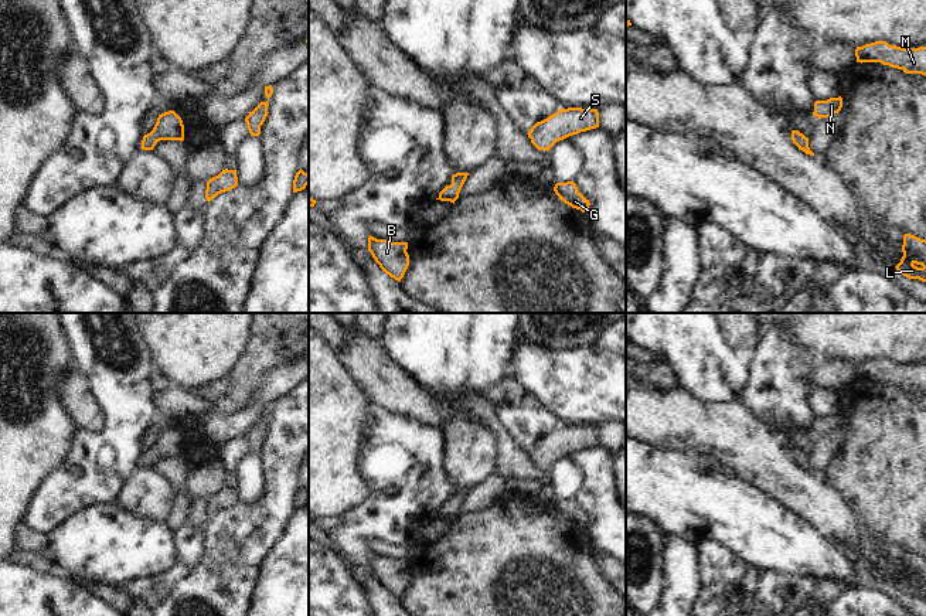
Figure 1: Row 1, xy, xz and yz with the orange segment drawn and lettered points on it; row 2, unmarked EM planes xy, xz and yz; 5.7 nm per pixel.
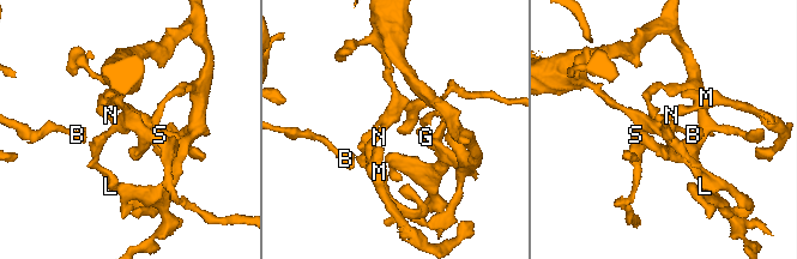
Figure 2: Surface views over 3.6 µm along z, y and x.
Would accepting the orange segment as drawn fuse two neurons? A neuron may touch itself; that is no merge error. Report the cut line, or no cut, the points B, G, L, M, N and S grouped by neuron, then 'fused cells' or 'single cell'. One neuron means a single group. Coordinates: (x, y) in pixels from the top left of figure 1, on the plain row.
cut none; groups B G L M N S; single cell

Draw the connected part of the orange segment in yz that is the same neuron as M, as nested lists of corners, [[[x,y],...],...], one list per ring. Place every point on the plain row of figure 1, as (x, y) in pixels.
[[[875,358],[857,364],[857,380],[881,380],[905,391],[926,392],[926,364],[902,365],[889,363],[886,358]]]

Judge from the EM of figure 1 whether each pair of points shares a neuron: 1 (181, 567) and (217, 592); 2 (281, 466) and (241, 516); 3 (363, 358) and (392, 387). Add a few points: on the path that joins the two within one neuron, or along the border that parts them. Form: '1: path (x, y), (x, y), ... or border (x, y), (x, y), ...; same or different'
1: border (196, 568), (180, 579), (167, 595); different
2: path (281, 482), (279, 489), (256, 511); same
3: path (370, 366), (385, 380); same

